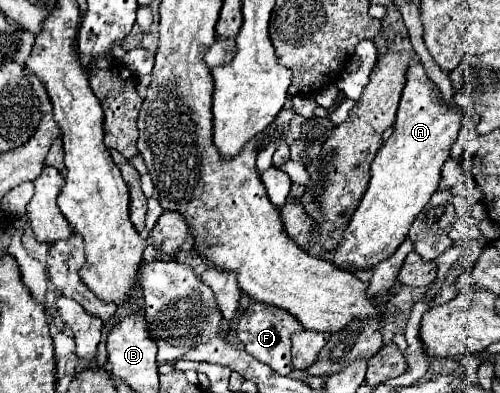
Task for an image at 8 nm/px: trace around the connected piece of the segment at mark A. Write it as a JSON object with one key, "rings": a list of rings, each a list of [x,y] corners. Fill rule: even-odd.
{"rings":[[[421,63],[411,65],[407,71],[407,83],[397,109],[397,121],[393,135],[379,149],[371,163],[369,189],[361,199],[359,209],[343,235],[341,245],[335,249],[333,263],[341,269],[371,269],[377,261],[383,261],[405,241],[407,231],[423,205],[435,193],[441,181],[441,167],[451,153],[451,145],[457,139],[463,117],[473,115],[473,109],[451,109],[439,95],[437,85],[425,75]]]}

